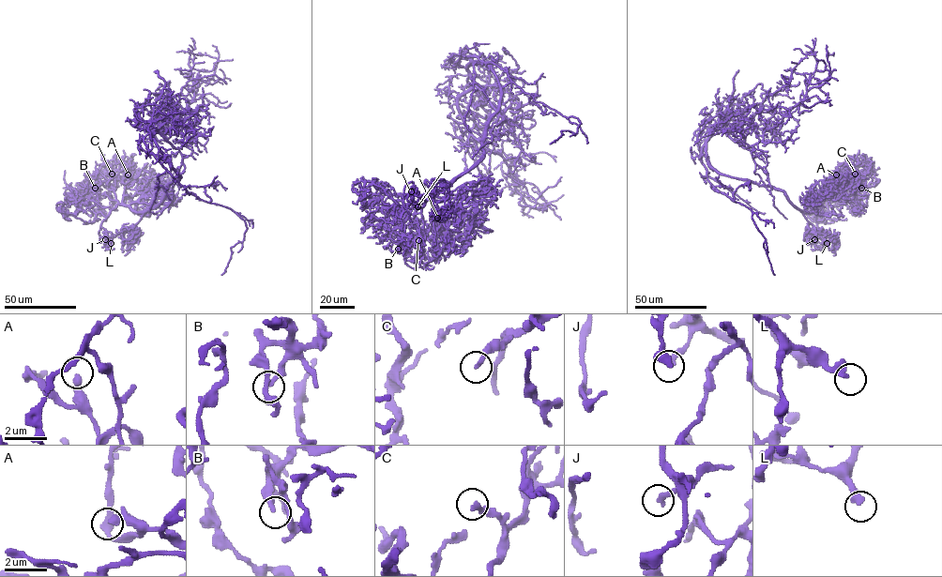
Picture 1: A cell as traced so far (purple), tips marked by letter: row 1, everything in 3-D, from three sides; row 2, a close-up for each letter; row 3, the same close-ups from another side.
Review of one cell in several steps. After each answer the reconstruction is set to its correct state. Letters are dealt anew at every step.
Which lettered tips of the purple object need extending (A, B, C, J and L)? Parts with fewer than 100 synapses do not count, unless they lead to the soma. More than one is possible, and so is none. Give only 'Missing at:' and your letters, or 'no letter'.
Missing at: L

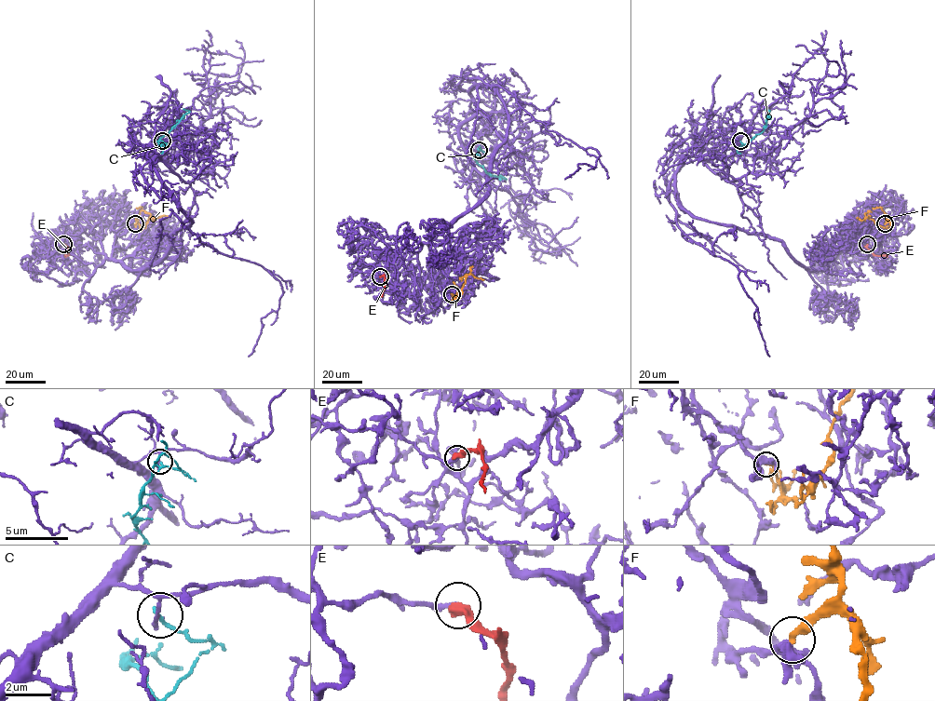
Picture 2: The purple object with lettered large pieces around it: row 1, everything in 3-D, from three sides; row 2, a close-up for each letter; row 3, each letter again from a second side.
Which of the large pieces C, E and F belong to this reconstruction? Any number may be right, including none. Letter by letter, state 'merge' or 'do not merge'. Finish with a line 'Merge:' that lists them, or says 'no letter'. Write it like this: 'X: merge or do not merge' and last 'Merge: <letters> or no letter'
C: do not merge
E: merge
F: merge
Merge: E, F

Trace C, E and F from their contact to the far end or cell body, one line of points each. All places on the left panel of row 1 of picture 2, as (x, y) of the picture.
C: (162, 141), (167, 144), (162, 148), (158, 141), (189, 111), (182, 109)
E: (63, 244), (67, 248), (65, 257)
F: (135, 223), (137, 222), (141, 229), (150, 217), (154, 220), (167, 216)

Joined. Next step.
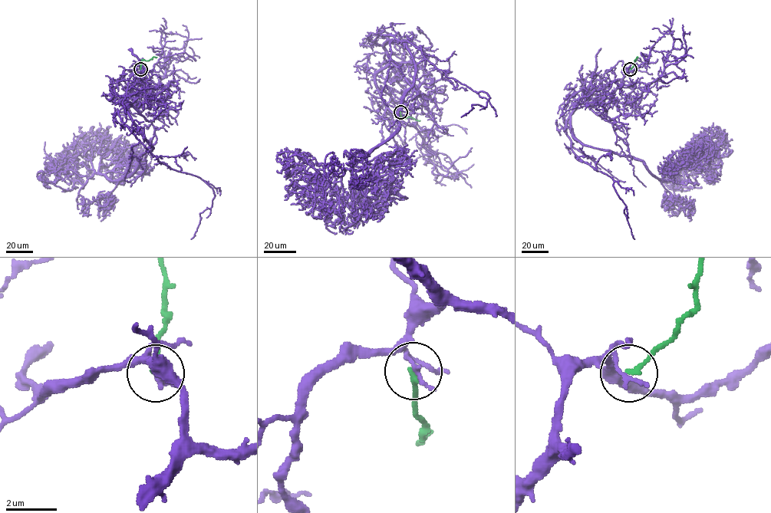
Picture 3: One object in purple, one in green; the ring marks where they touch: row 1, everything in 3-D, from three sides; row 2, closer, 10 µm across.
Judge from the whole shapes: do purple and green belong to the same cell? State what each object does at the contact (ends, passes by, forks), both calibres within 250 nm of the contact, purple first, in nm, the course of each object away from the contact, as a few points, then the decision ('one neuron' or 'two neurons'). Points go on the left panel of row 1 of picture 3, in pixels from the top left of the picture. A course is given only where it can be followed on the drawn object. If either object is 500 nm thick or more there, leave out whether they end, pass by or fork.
purple ends; green ends; calibres 200 and 180 nm; course purple (140, 69), (120, 103), (152, 148), (118, 179), (94, 172), (82, 188), (67, 172); course green (140, 69), (143, 60), (149, 60), (156, 57); two neurons

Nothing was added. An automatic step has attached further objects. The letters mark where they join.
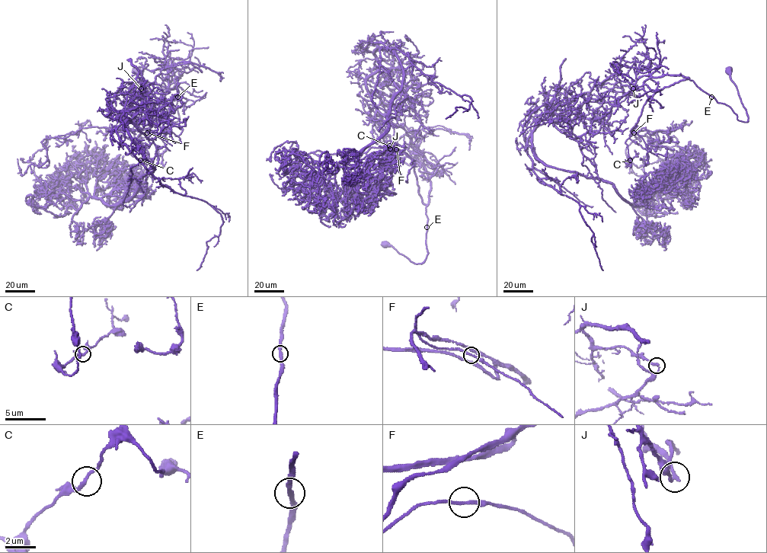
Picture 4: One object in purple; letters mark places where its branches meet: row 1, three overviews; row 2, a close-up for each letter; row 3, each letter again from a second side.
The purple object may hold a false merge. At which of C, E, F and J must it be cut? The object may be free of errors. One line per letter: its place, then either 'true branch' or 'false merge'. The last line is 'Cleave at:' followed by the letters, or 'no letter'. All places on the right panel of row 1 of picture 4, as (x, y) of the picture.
C: at (630, 160); true branch
E: at (711, 97); true branch
F: at (634, 132); true branch
J: at (633, 88); false merge
Cleave at: J

